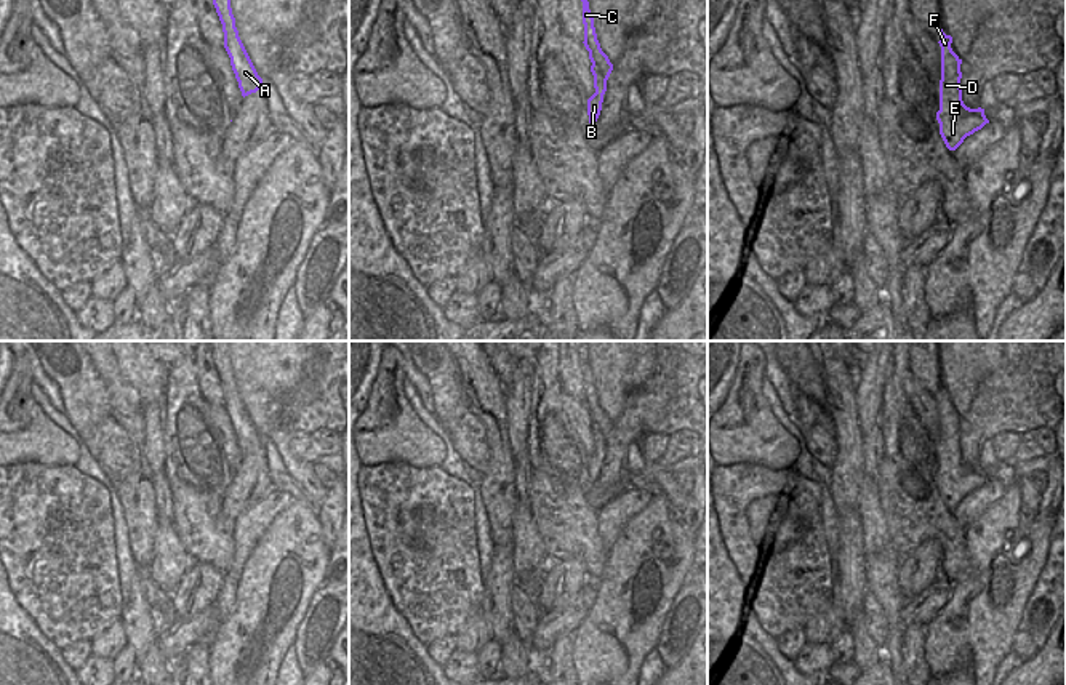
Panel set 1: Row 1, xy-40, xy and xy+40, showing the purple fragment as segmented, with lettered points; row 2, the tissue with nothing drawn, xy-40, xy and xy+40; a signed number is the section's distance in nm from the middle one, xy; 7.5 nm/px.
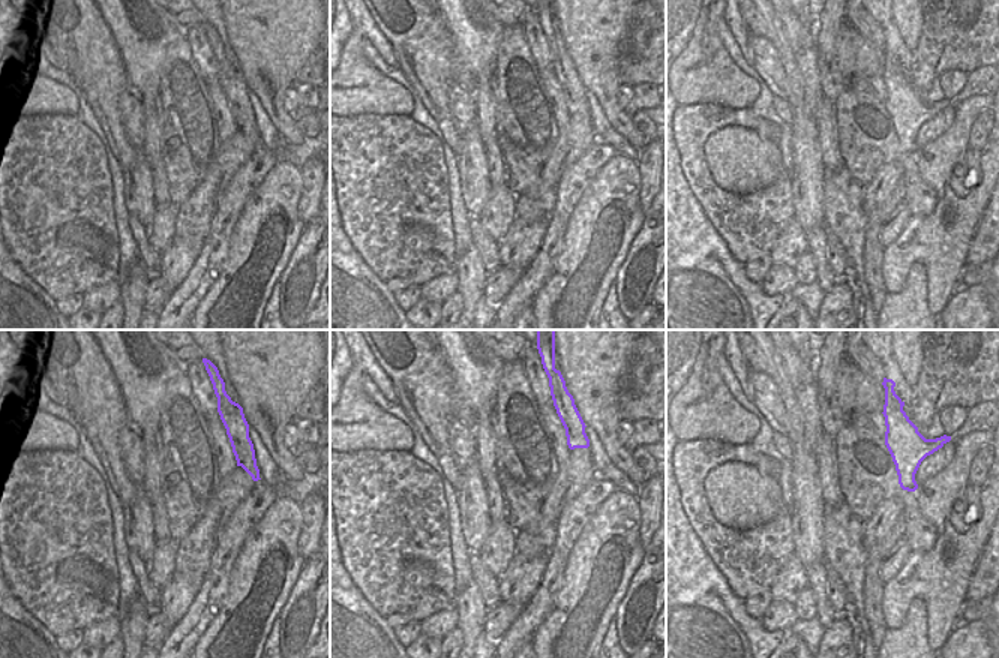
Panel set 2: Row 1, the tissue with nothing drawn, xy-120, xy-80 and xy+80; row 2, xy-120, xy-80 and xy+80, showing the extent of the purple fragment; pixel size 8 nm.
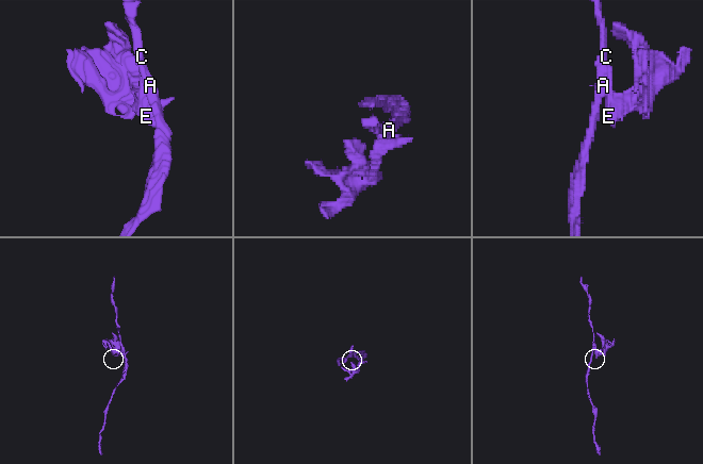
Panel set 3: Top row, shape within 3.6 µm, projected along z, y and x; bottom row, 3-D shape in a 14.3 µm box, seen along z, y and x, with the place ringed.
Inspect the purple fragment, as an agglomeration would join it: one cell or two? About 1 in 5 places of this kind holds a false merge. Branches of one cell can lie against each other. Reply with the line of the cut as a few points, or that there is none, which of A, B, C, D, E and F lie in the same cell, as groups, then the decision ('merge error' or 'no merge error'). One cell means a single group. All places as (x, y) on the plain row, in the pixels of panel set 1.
xy (593, 423), (605, 439) | A C / B D E F | merge error

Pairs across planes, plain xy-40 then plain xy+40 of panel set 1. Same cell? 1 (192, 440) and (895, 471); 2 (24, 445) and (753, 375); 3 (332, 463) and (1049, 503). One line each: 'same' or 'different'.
1: different
2: same
3: different

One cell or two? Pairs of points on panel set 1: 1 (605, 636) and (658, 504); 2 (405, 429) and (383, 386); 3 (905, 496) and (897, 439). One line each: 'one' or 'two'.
1: one
2: one
3: two

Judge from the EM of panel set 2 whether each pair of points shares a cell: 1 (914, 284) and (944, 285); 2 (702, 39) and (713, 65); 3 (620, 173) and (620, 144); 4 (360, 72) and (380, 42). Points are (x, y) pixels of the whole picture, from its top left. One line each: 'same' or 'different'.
1: different
2: same
3: different
4: different

